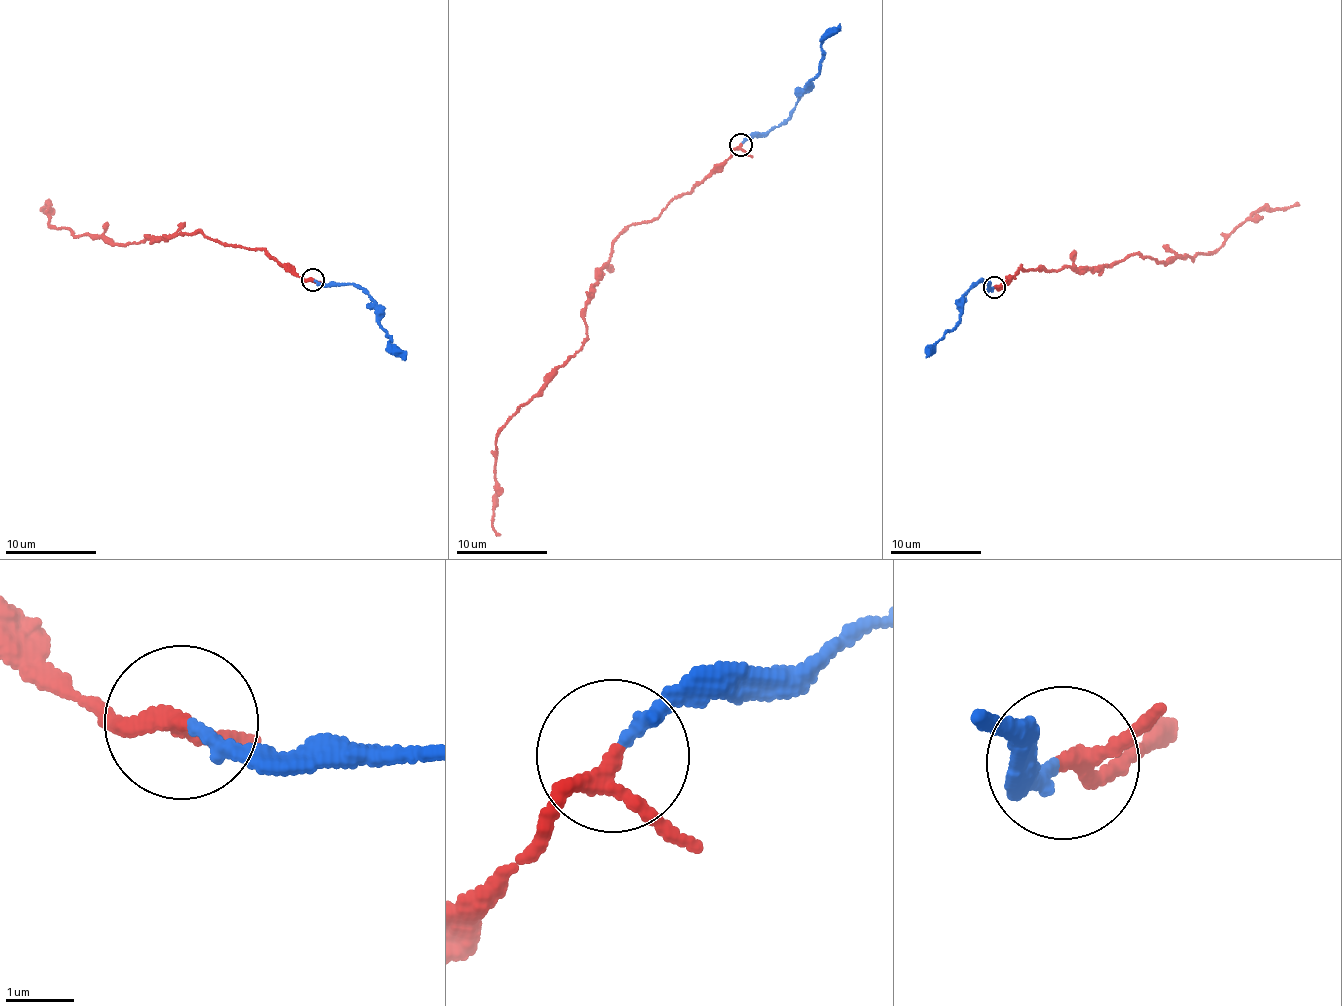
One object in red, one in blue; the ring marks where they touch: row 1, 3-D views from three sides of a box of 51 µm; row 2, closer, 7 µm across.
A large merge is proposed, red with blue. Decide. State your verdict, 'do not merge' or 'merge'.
merge

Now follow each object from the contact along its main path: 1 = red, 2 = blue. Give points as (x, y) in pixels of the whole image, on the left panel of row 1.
1: (312, 280), (263, 250), (206, 235), (148, 236), (116, 246), (48, 224), (48, 204), (41, 211), (46, 214)
2: (314, 280), (327, 284), (351, 283), (364, 291), (376, 302), (381, 330), (387, 332), (388, 344), (404, 360)

